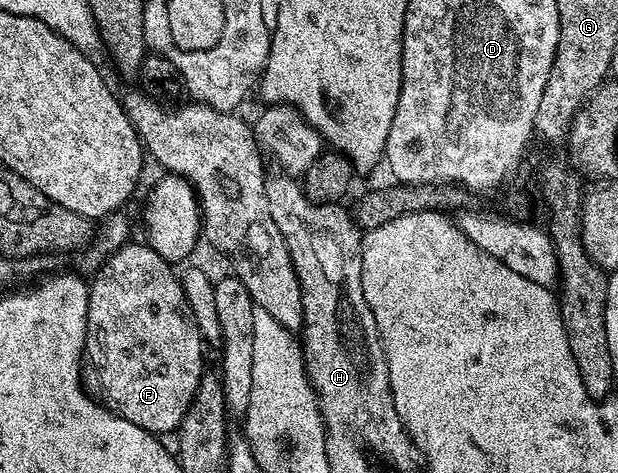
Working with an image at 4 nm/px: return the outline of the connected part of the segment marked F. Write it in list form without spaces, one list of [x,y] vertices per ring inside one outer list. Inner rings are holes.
[[[127,242],[125,247],[114,251],[101,267],[93,272],[94,280],[89,280],[88,286],[90,296],[88,297],[88,317],[86,318],[86,349],[85,358],[90,359],[90,363],[94,366],[94,371],[98,374],[98,383],[102,386],[102,391],[106,394],[105,402],[112,408],[114,414],[124,417],[128,421],[132,421],[132,425],[136,425],[140,429],[149,431],[155,437],[166,437],[166,434],[177,432],[180,421],[184,421],[184,413],[188,413],[188,409],[194,400],[196,389],[200,385],[204,368],[202,368],[202,347],[204,348],[204,340],[200,329],[196,325],[196,321],[192,317],[192,309],[188,305],[188,301],[184,297],[184,291],[178,280],[175,268],[164,257],[160,257],[160,253],[156,253],[145,242],[134,243]]]

